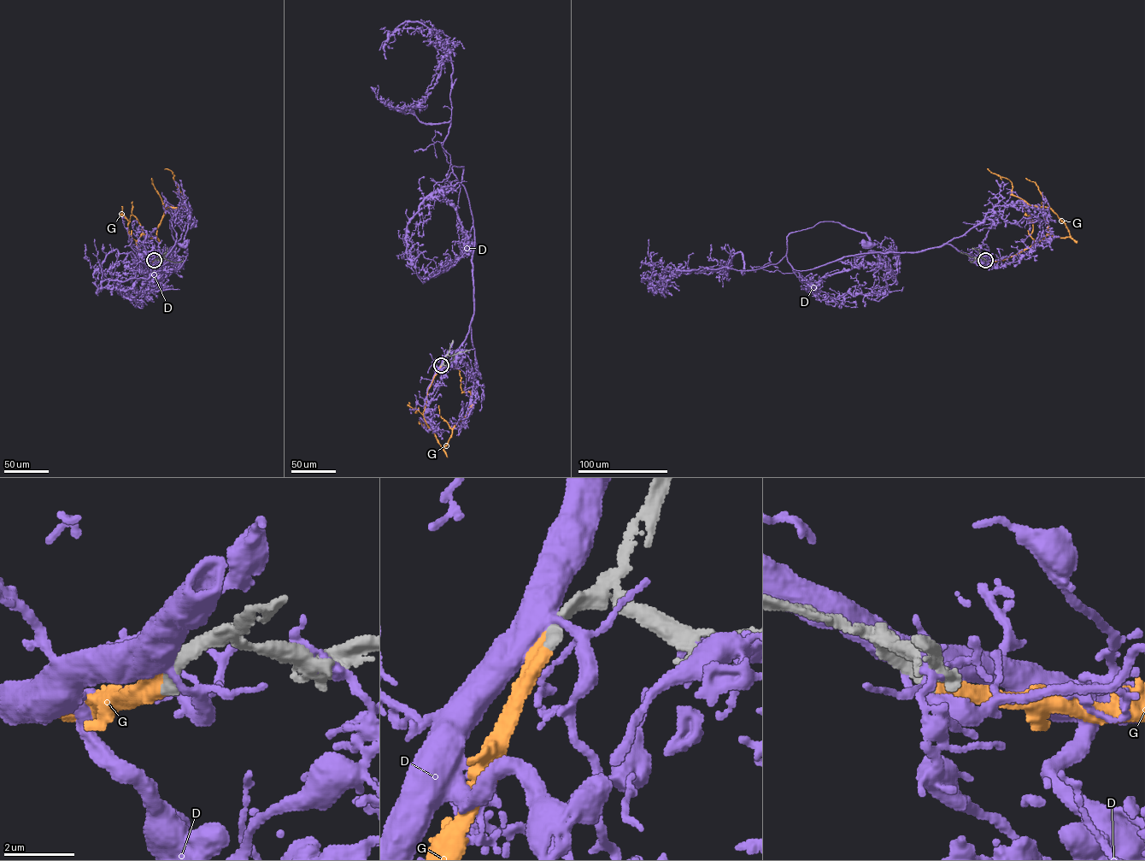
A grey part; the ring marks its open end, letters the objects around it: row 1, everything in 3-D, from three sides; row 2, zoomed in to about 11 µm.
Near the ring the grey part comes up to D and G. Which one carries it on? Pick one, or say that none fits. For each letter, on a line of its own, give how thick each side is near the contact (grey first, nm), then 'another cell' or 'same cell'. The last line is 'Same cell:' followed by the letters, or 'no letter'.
D: calibres 550 and 550 nm; another cell
G: calibres 480 and 400 nm; same cell
Same cell: G

